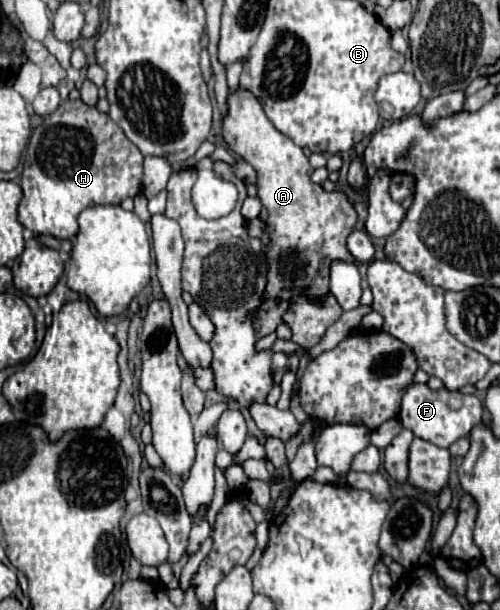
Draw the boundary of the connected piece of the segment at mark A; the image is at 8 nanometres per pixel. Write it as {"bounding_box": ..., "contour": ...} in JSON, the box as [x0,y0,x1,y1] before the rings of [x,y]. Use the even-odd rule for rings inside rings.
{"bounding_box":[223,91,357,337],"contour":[[[237,91],[229,95],[229,115],[223,119],[223,139],[227,147],[245,159],[257,173],[257,197],[261,199],[261,213],[259,219],[265,223],[261,241],[261,251],[265,253],[267,261],[267,285],[263,293],[261,305],[253,313],[253,329],[257,337],[265,337],[277,329],[277,325],[283,323],[283,315],[287,313],[289,305],[293,303],[293,297],[309,297],[309,299],[321,299],[325,293],[329,293],[329,266],[334,260],[355,262],[355,258],[347,249],[347,237],[357,225],[357,211],[349,197],[343,191],[325,191],[321,185],[311,181],[313,167],[309,159],[305,157],[303,149],[295,145],[287,135],[279,133],[273,123],[263,113],[261,103],[251,95],[249,91]]]}

